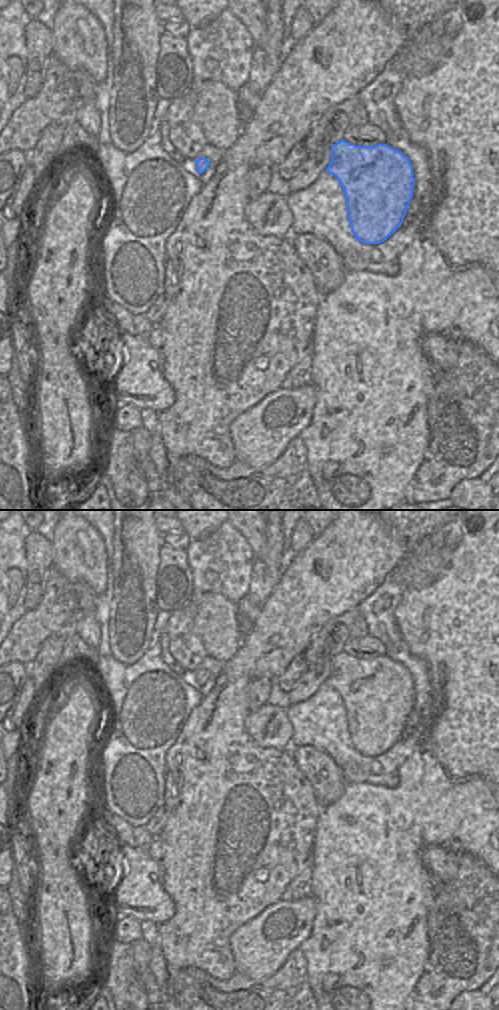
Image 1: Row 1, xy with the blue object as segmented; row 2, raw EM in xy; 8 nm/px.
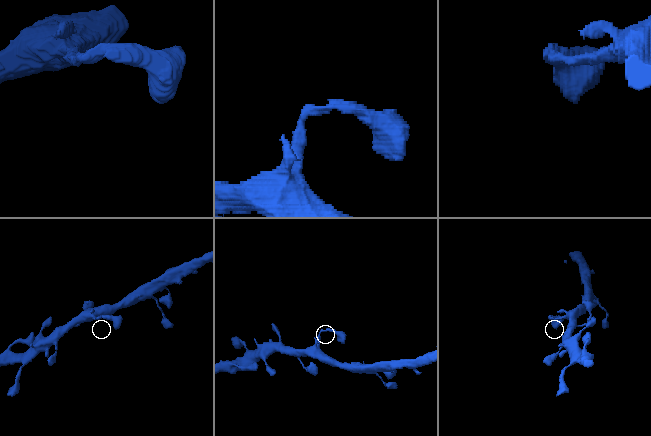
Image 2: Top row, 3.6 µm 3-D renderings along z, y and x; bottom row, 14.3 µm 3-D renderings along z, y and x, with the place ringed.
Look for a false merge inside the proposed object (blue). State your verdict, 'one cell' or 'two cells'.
one cell

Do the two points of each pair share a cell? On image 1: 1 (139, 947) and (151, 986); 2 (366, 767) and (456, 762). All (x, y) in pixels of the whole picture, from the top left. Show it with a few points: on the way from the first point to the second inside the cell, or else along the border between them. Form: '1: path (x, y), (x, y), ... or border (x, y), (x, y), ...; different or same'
1: path (141, 957), (141, 967), (145, 976); same
2: border (416, 748), (401, 765), (398, 784), (391, 787); different

